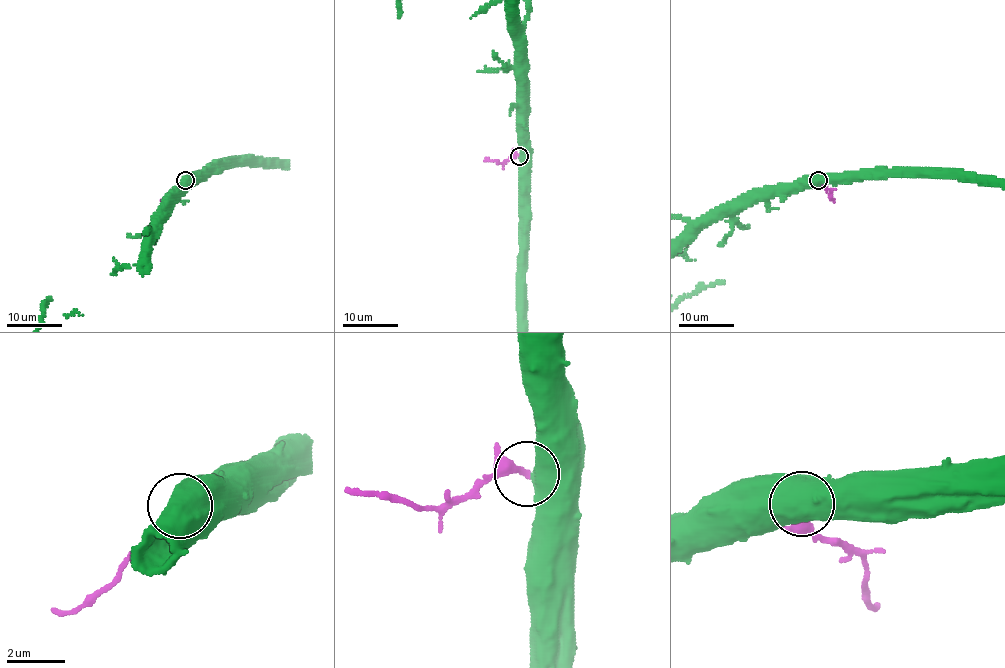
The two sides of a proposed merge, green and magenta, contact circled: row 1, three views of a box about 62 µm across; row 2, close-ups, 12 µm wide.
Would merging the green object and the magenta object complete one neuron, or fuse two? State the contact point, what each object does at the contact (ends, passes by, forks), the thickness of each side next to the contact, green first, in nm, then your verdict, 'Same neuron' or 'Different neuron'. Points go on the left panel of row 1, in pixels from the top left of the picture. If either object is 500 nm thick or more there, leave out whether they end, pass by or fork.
Place: (185, 180). Thickness 700 nm (green) against 280 nm. Same neuron

